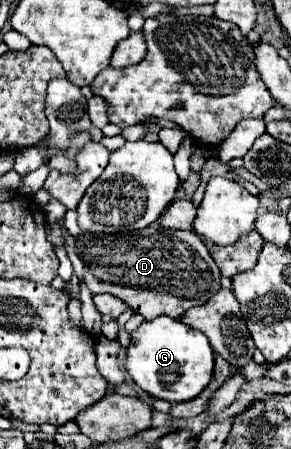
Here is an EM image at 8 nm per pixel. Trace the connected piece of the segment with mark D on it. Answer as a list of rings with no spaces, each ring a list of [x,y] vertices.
[[[147,226],[141,232],[89,234],[75,238],[75,250],[85,264],[85,284],[93,294],[113,294],[145,320],[161,314],[179,318],[189,308],[205,304],[219,288],[221,272],[209,248],[195,232]]]

